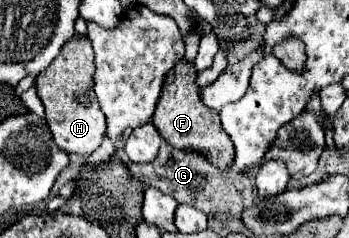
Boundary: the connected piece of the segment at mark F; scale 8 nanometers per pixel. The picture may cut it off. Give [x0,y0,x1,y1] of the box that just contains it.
[153,60,235,168]

